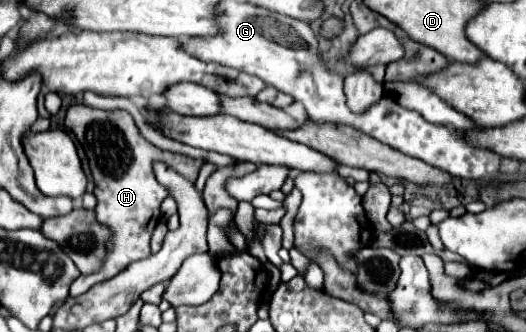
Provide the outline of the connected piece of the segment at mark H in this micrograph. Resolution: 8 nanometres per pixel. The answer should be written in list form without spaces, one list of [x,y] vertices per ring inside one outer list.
[[[81,103],[71,105],[65,117],[65,127],[75,133],[75,137],[79,139],[79,143],[83,145],[87,153],[89,167],[95,179],[95,197],[97,197],[95,215],[97,215],[97,221],[111,231],[105,243],[107,253],[101,261],[99,271],[81,275],[71,283],[69,297],[79,297],[87,289],[91,289],[95,283],[111,279],[113,275],[123,271],[129,263],[151,255],[149,239],[155,225],[161,219],[159,205],[169,195],[169,191],[165,191],[165,187],[161,187],[161,183],[157,183],[153,175],[153,169],[151,169],[153,159],[165,159],[165,163],[169,163],[171,167],[177,167],[177,171],[181,171],[183,175],[189,175],[189,179],[193,181],[197,179],[197,173],[203,161],[157,149],[141,135],[133,117],[121,109],[103,111],[103,109],[95,109]]]

